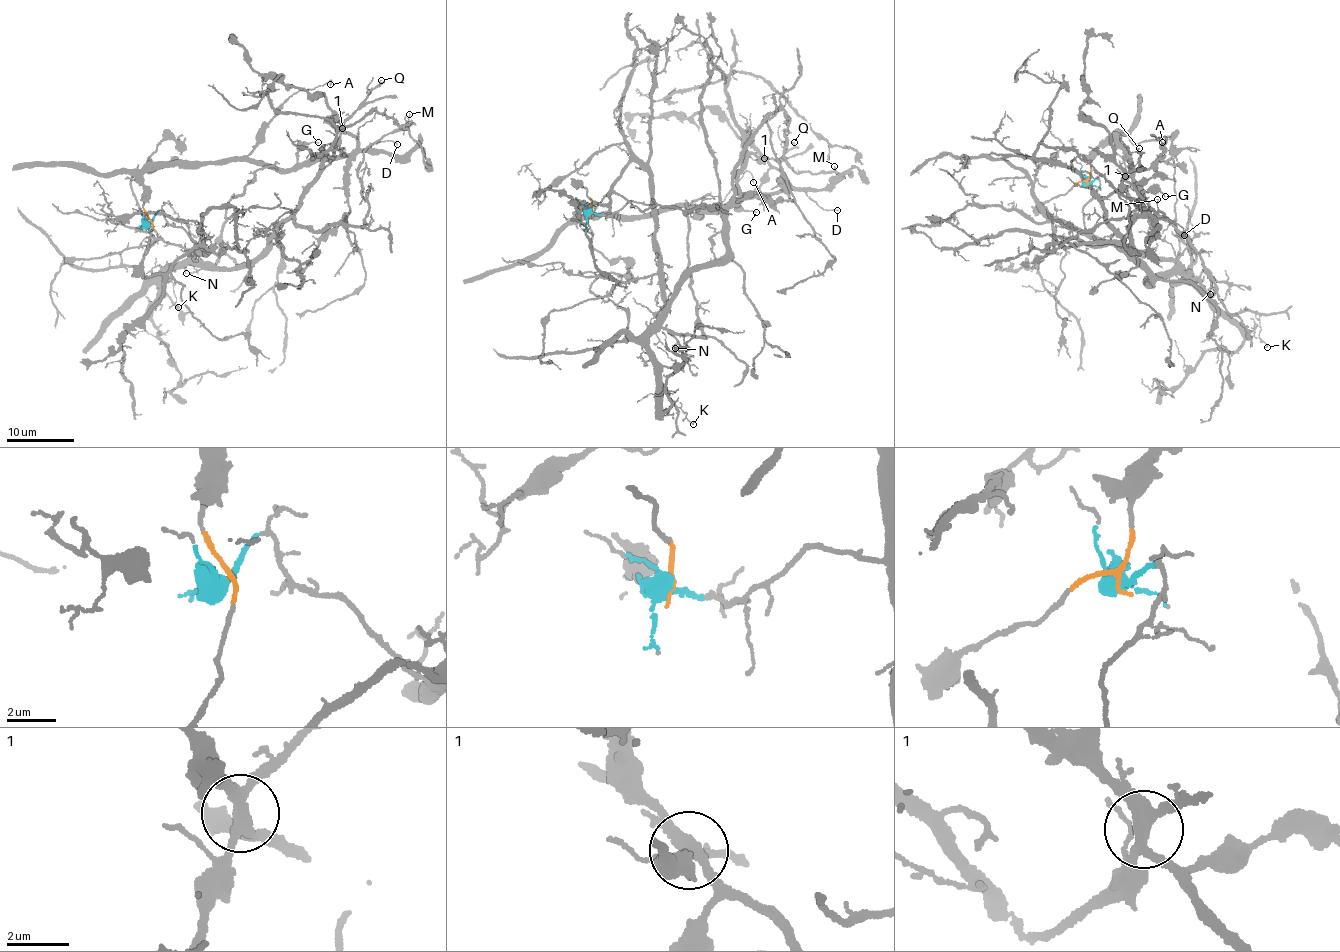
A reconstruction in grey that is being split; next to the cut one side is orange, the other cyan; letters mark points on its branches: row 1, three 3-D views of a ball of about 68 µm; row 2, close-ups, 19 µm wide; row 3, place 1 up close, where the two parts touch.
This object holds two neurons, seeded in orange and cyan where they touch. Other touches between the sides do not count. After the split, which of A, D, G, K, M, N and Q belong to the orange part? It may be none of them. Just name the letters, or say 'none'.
A, D, G

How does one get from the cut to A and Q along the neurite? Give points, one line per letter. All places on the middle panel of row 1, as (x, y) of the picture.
A: (591, 213), (580, 206), (582, 216), (658, 214), (684, 207), (700, 214), (720, 202), (745, 172), (753, 183)
Q: (591, 213), (651, 207), (664, 303), (725, 254), (723, 220), (750, 154), (776, 160), (794, 143)

